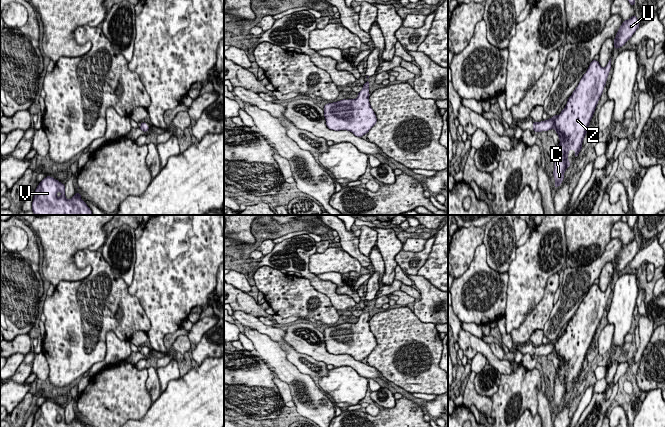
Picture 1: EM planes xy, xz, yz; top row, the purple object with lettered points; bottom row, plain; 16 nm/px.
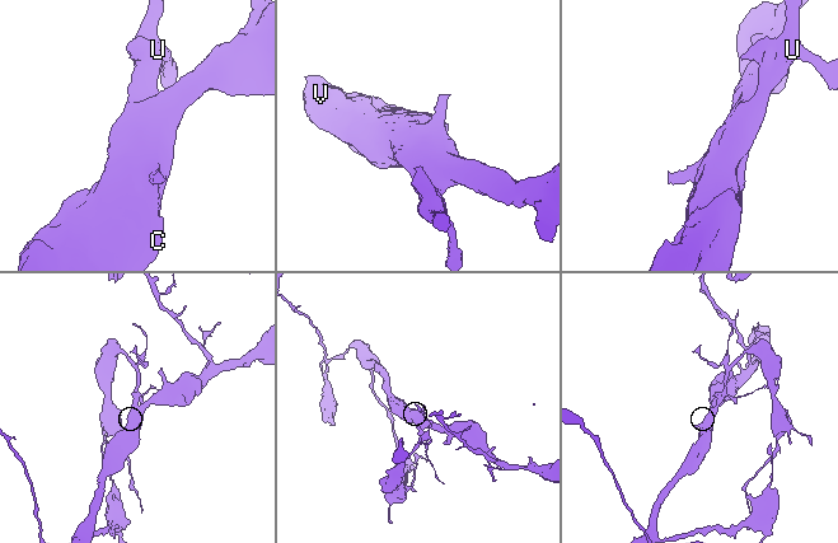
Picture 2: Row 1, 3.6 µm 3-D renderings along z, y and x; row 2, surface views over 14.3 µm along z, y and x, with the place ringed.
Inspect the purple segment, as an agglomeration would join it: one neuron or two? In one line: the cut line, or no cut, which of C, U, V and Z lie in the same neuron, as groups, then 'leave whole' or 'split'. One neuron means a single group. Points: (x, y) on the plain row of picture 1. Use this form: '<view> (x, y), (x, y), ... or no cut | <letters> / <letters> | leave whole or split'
no cut | C U V Z | leave whole

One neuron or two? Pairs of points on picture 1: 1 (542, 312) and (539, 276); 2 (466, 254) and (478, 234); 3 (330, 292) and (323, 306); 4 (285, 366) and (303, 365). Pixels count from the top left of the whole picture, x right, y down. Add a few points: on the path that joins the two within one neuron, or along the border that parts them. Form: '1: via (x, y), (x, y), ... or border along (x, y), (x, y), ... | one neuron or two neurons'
1: border along (549, 277), (543, 298), (526, 317) | two neurons
2: via (466, 249), (466, 246), (473, 239) | one neuron
3: border along (310, 281), (337, 310) | two neurons
4: border along (280, 346), (286, 357), (301, 372), (312, 378) | two neurons

